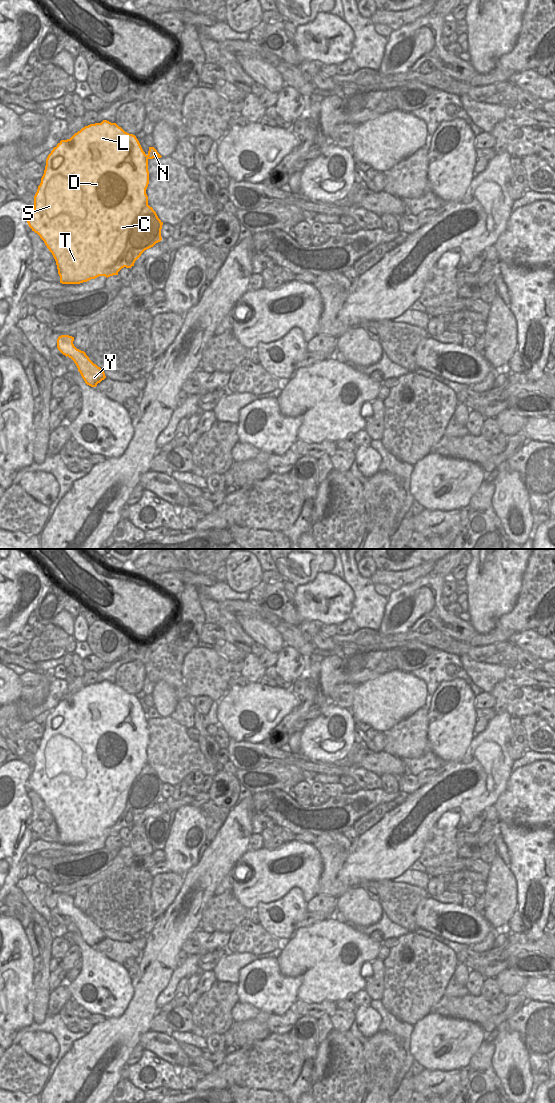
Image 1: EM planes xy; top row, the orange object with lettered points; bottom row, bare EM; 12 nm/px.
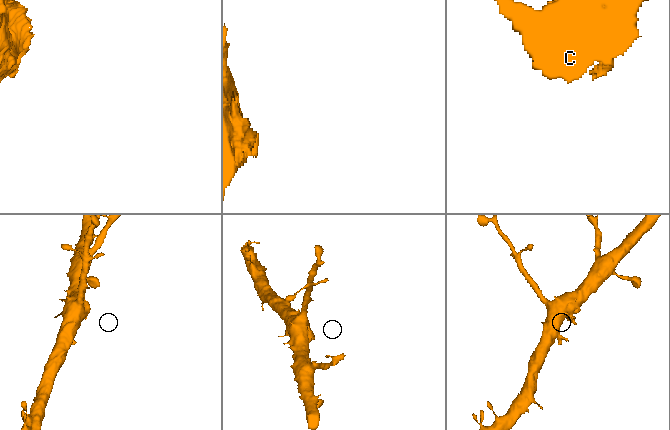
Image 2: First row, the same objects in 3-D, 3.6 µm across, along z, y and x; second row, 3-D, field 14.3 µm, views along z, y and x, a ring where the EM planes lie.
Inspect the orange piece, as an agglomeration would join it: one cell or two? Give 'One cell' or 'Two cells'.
Two cells.

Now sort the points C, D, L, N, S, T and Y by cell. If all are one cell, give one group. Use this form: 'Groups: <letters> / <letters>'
Groups: C D L S T Y / N.

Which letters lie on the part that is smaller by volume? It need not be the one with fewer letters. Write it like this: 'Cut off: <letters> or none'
Cut off: N

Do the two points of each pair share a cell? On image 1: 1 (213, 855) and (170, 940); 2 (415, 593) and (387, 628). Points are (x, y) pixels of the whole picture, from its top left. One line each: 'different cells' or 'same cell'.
1: same cell
2: same cell

